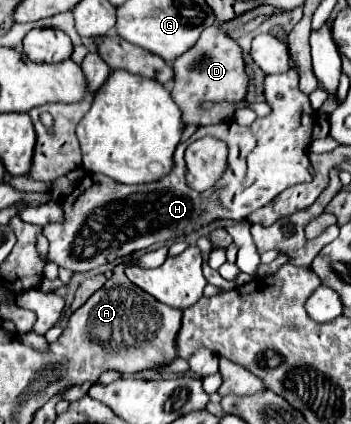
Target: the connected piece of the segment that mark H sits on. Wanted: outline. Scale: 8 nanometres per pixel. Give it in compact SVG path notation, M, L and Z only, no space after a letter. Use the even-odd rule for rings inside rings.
M291 69L267 75L263 79L263 95L265 103L271 107L269 115L257 117L249 127L243 127L237 121L197 127L187 141L179 143L173 171L159 181L121 185L113 183L113 179L105 179L105 175L87 173L75 185L73 193L63 197L65 223L49 223L43 227L43 235L49 241L49 261L73 273L91 271L107 261L117 261L155 243L195 233L219 219L243 221L251 211L277 199L287 187L309 183L313 177L309 173L307 149L315 127L315 109L311 109L309 97L301 93L297 73ZM207 135L227 143L229 159L225 175L215 187L199 193L185 181L187 165L183 155L193 141Z

